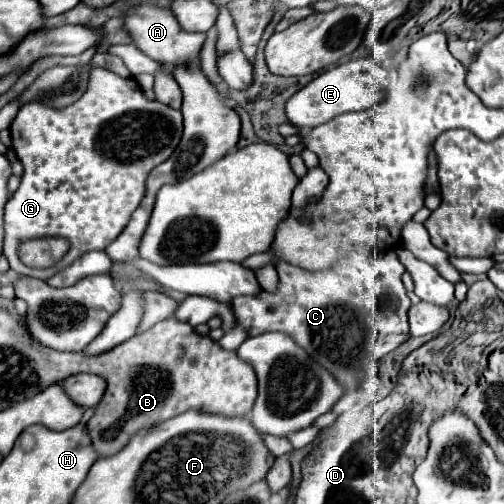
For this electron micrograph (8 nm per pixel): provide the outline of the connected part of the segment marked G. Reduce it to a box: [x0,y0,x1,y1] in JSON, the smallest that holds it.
[4,67,182,281]

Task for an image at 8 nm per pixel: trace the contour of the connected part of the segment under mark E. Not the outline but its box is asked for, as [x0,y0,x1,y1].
[286,57,390,129]

